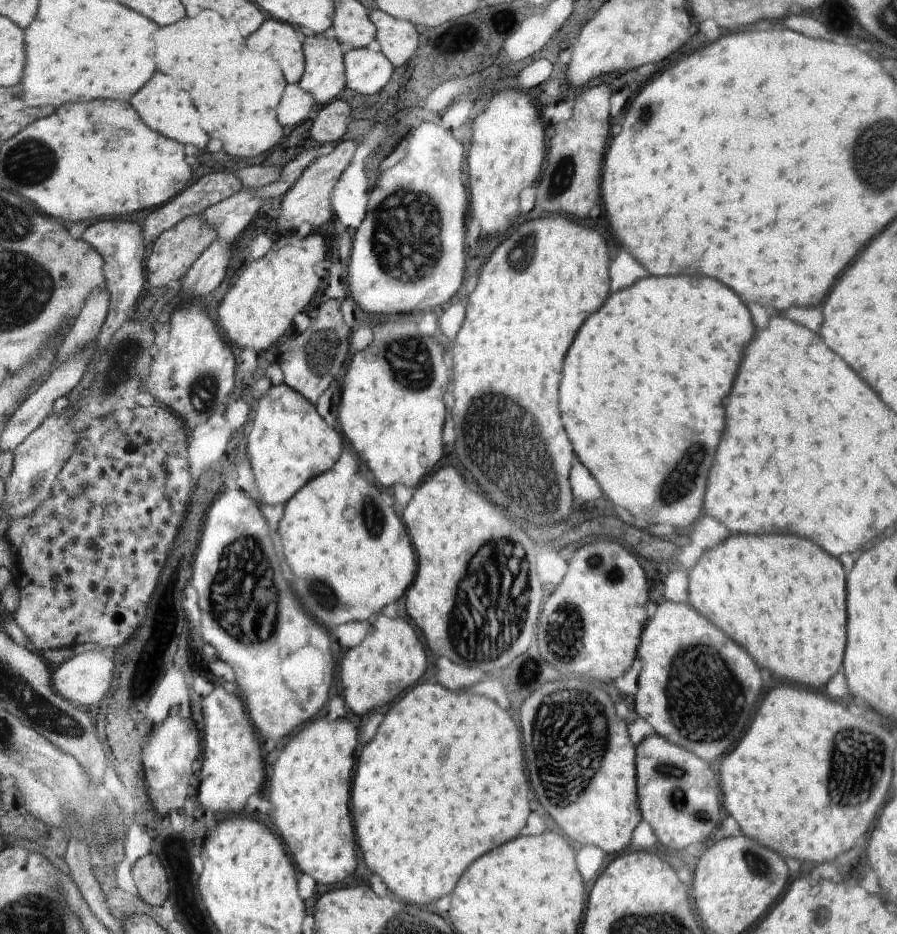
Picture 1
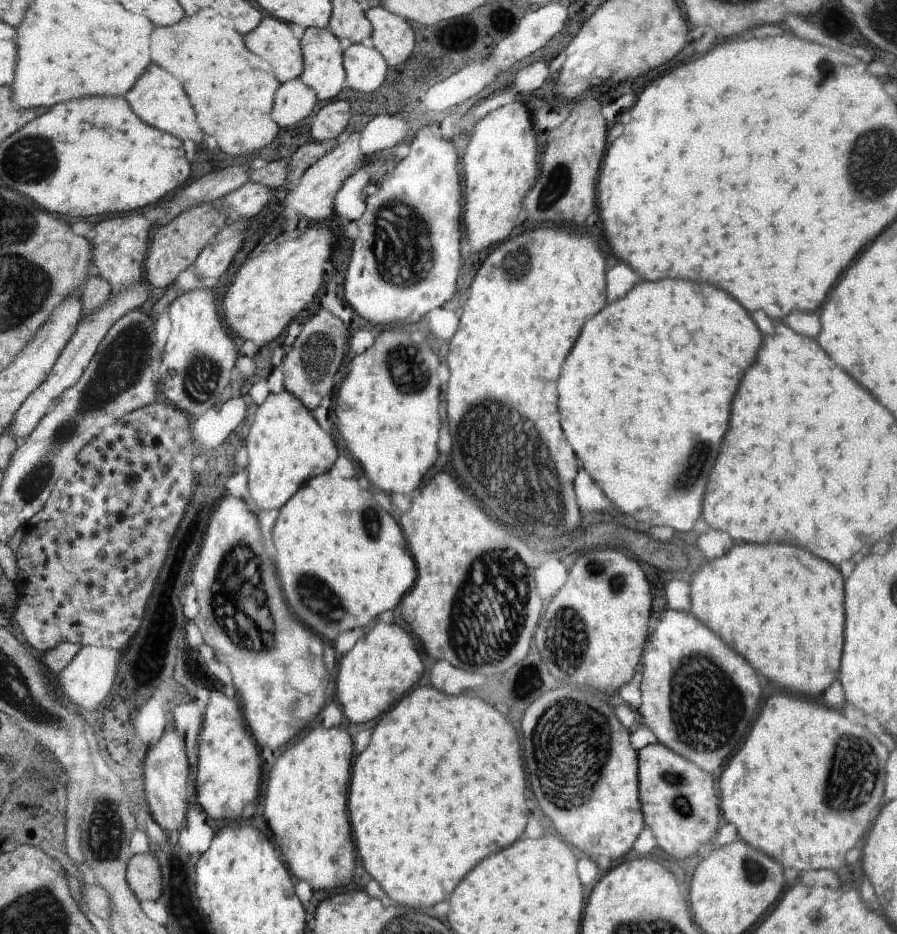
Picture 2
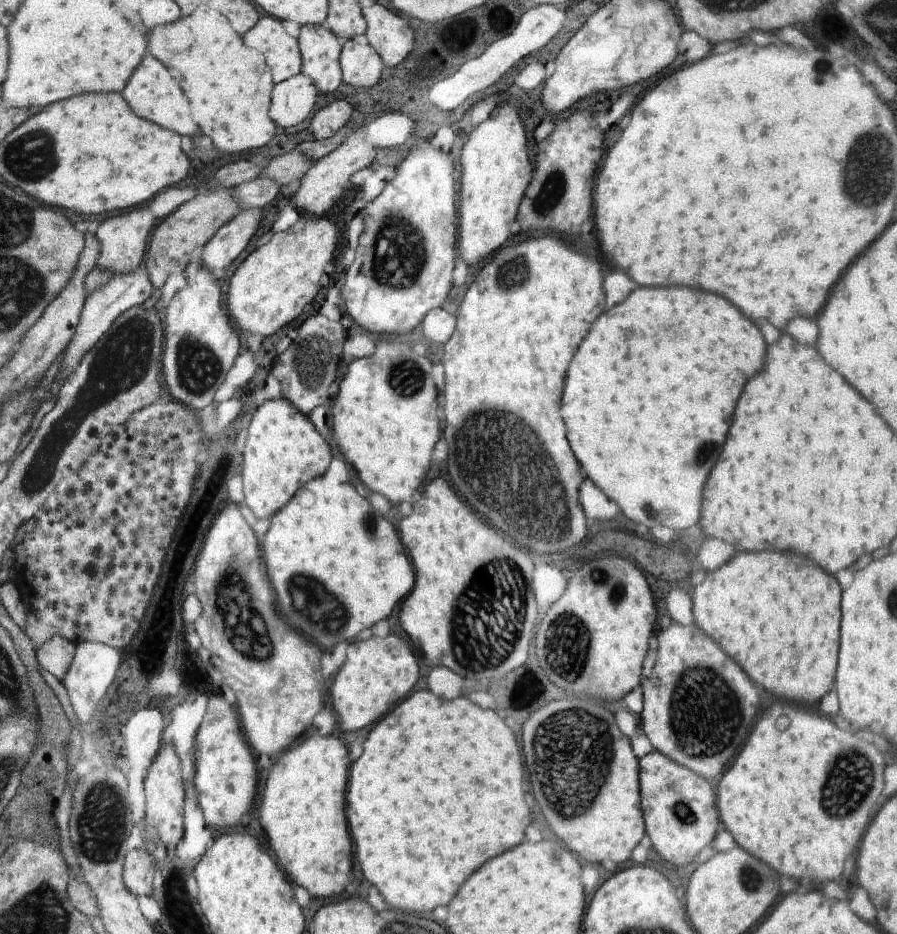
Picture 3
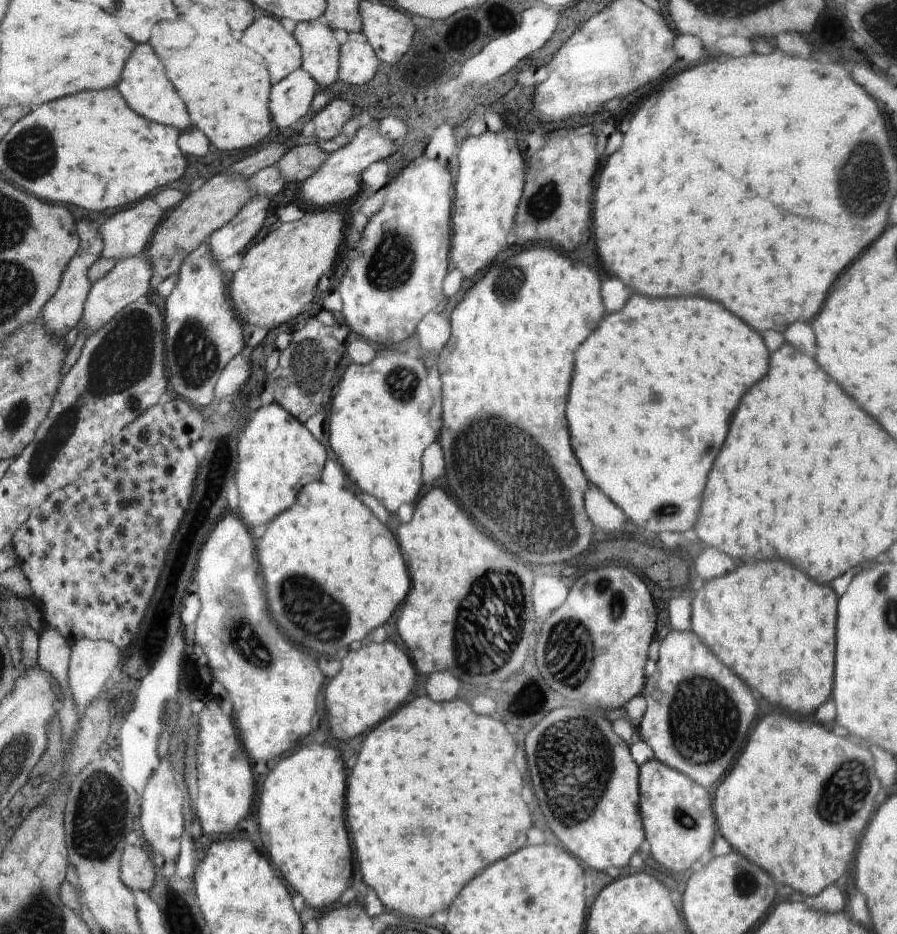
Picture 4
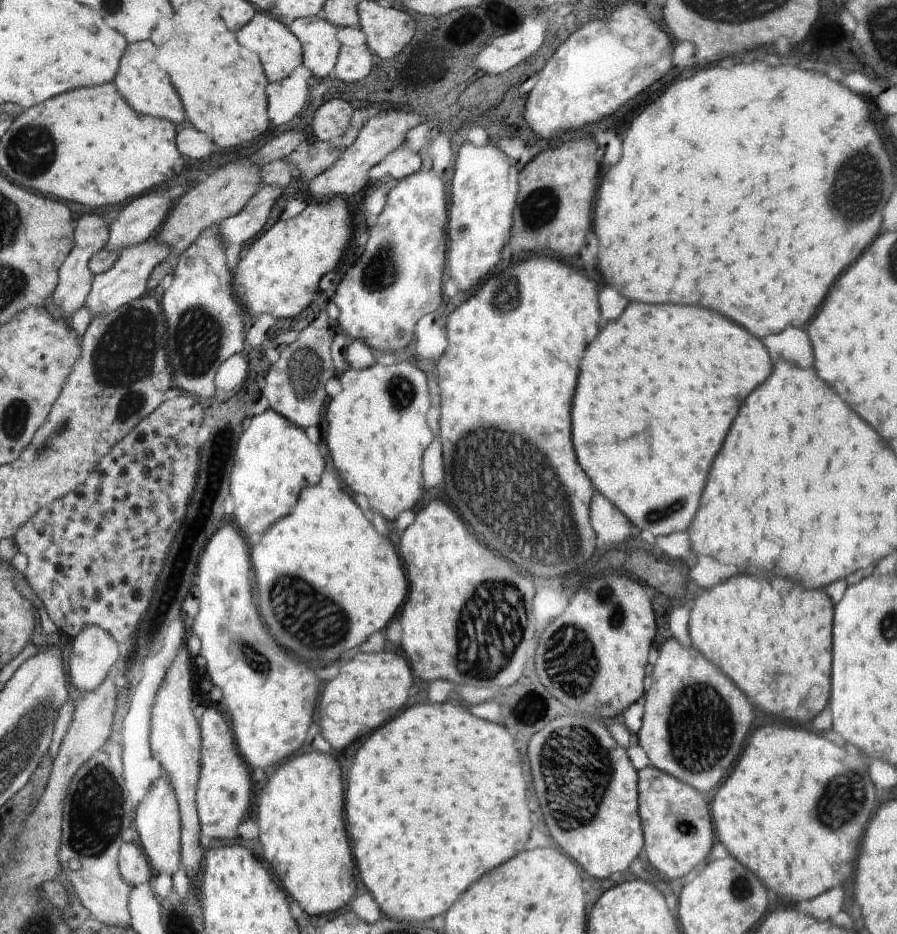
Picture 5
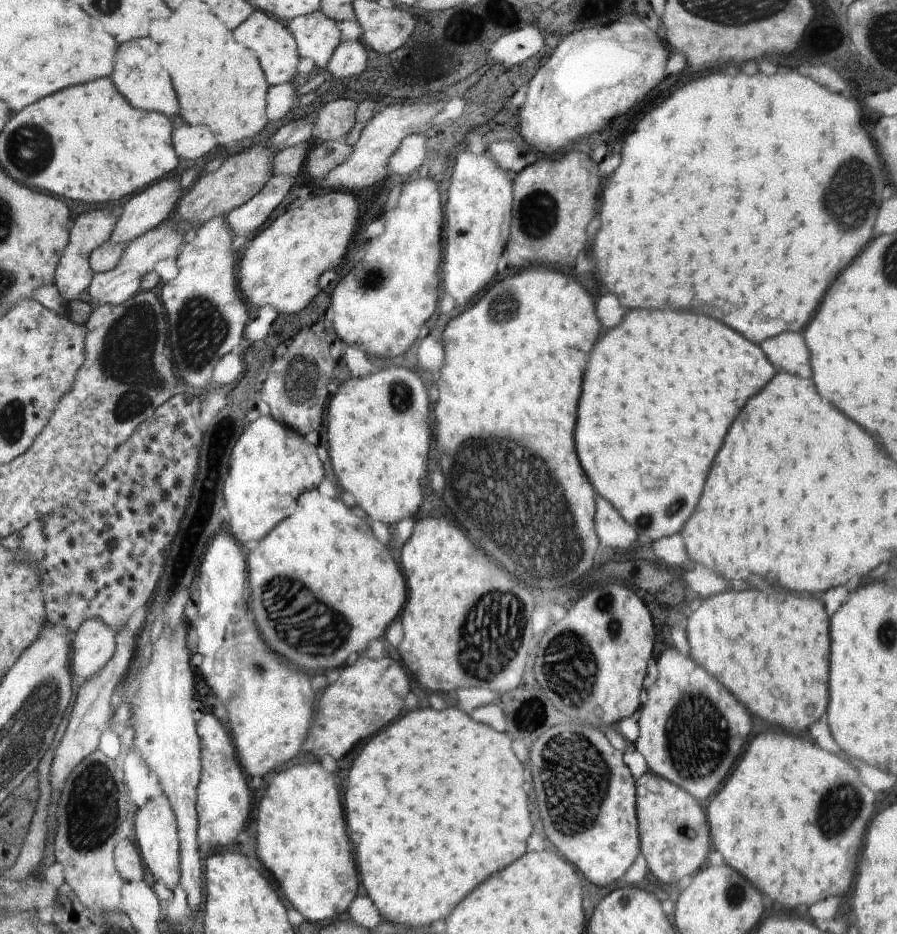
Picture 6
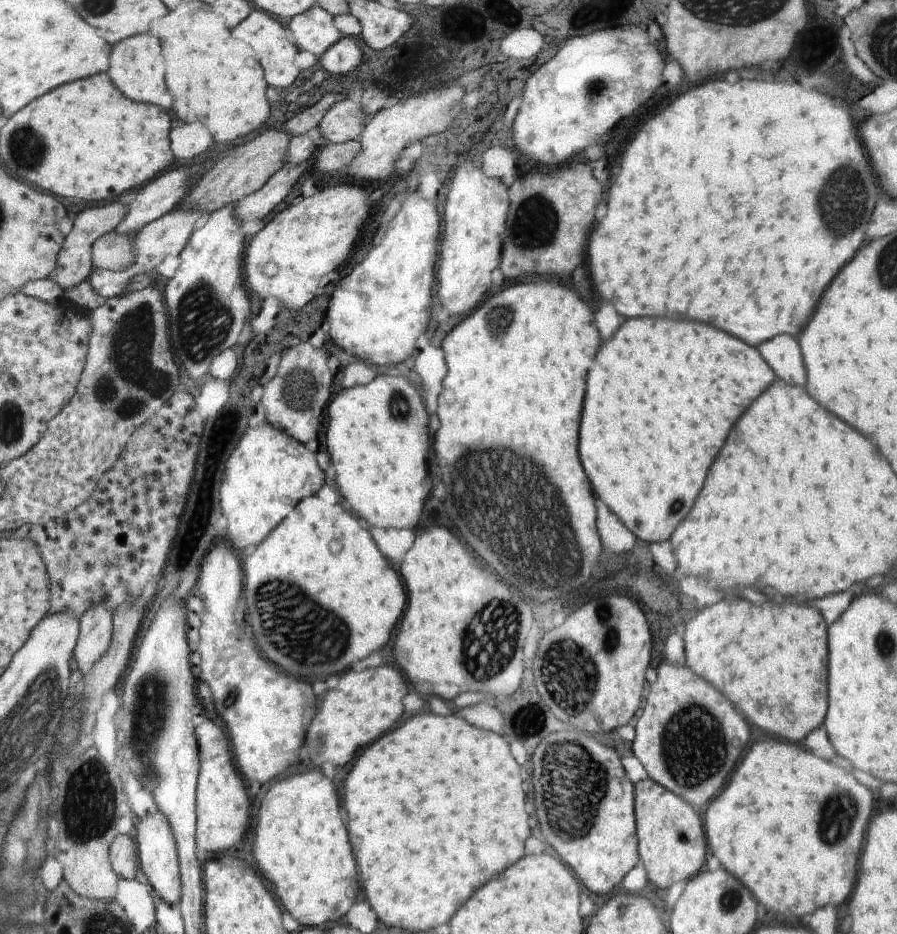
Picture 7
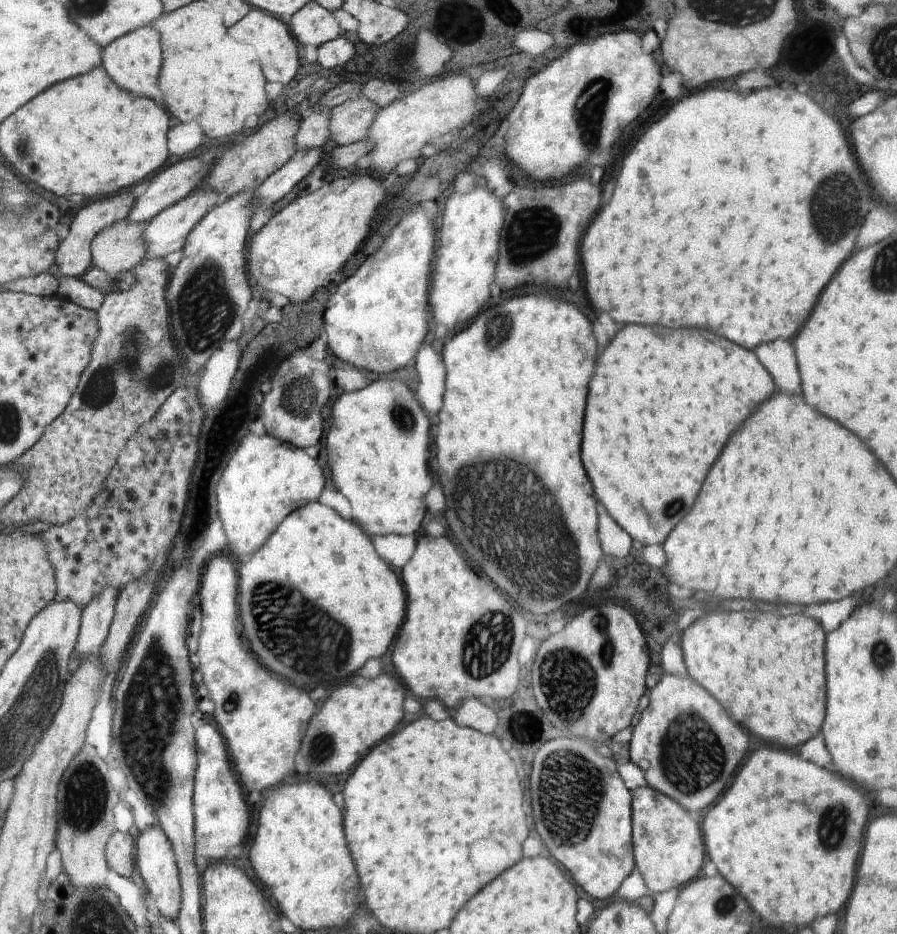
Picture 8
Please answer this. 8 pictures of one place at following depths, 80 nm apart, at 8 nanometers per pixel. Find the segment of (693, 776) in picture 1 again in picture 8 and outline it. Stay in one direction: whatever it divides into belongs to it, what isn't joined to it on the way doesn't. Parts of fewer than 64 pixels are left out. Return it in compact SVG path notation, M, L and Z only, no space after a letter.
M648 785L635 788L631 795L635 868L645 880L651 895L670 889L681 890L700 874L707 860L696 816Z

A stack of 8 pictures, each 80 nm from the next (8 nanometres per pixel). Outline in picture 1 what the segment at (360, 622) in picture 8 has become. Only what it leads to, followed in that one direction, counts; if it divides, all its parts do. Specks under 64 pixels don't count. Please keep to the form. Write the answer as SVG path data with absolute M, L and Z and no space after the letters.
M332 468L309 480L285 504L274 540L282 540L284 560L294 574L292 586L300 604L328 630L356 620L372 621L386 604L398 602L414 582L417 556L410 535L394 509L386 503L381 490L376 483L368 484L361 474L352 474L350 480L344 482Z

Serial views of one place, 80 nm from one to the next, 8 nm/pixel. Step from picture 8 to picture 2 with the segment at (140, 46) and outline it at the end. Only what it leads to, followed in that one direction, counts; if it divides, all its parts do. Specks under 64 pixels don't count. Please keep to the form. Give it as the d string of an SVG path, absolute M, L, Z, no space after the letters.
M150 64L147 68L146 74L142 78L138 78L136 90L129 90L126 93L126 99L130 102L130 106L134 108L134 114L142 114L142 118L146 118L146 124L156 126L162 132L174 134L182 142L190 139L200 147L200 144L202 144L200 140L203 140L204 134L196 126L194 110L192 110L192 106L188 102L188 95L182 83L178 82L170 72L162 70L156 64Z

